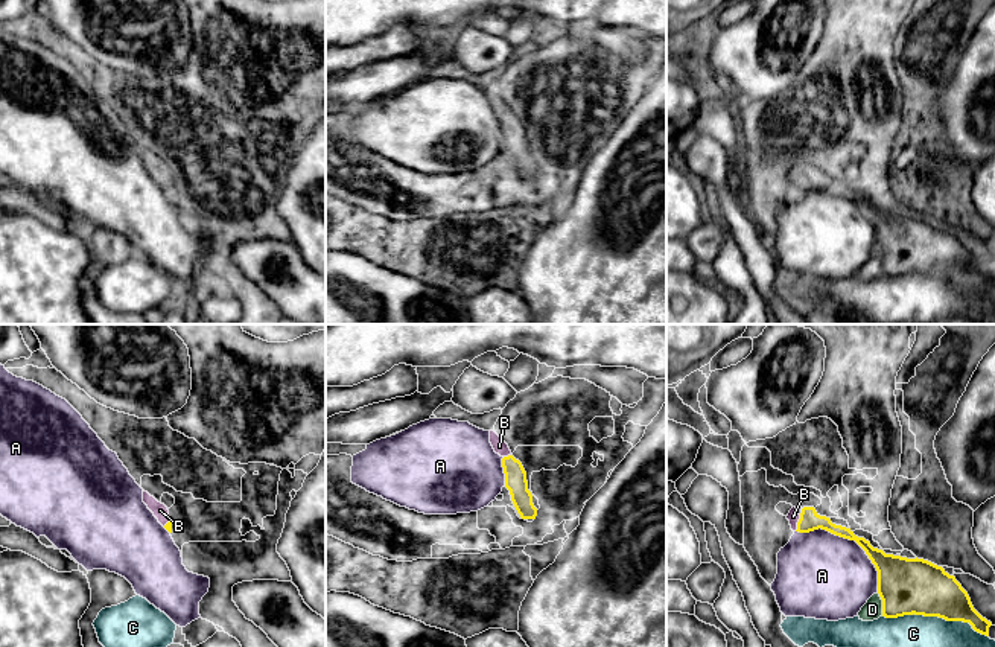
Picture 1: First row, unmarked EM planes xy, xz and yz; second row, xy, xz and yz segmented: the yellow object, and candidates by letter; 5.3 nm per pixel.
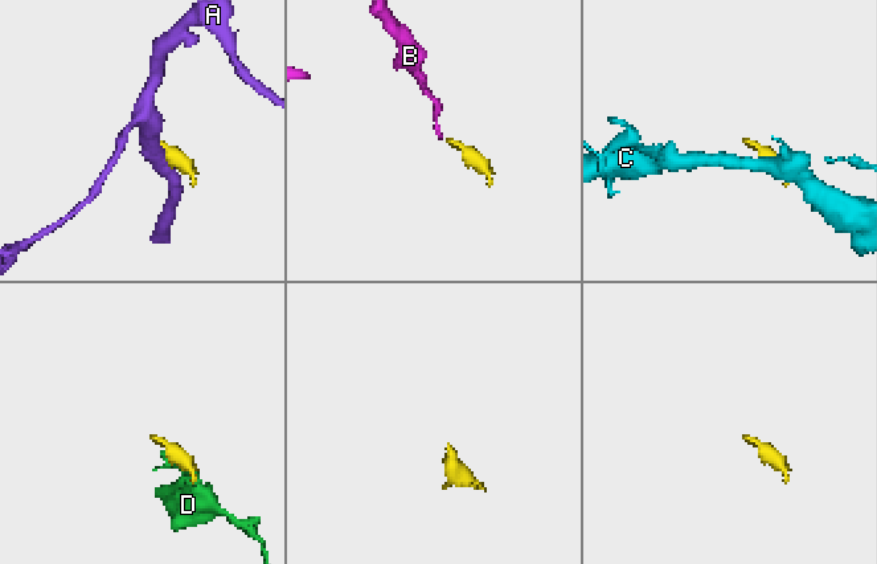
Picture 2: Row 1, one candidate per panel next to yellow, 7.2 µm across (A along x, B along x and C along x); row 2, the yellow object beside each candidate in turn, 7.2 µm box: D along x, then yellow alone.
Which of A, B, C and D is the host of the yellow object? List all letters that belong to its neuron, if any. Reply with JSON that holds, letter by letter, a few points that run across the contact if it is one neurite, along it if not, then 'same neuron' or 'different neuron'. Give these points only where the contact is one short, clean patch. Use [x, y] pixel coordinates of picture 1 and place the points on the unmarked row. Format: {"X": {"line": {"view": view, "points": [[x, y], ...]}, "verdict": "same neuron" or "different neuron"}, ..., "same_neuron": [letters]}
{"A": {"verdict": "different neuron"}, "B": {"line": {"view": "yz", "points": [[810, 180], [797, 181], [793, 175]]}, "verdict": "same neuron"}, "C": {"verdict": "different neuron"}, "D": {"verdict": "different neuron"}, "same_neuron": ["B"]}

